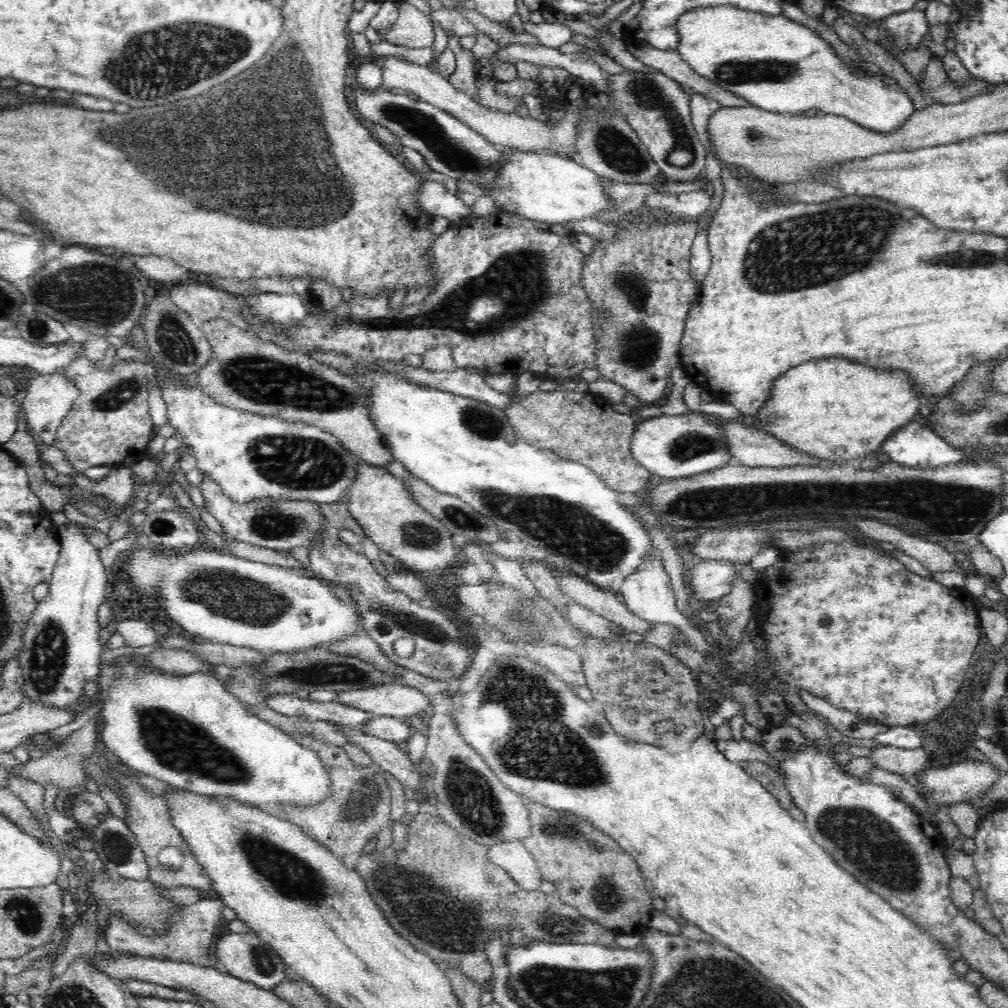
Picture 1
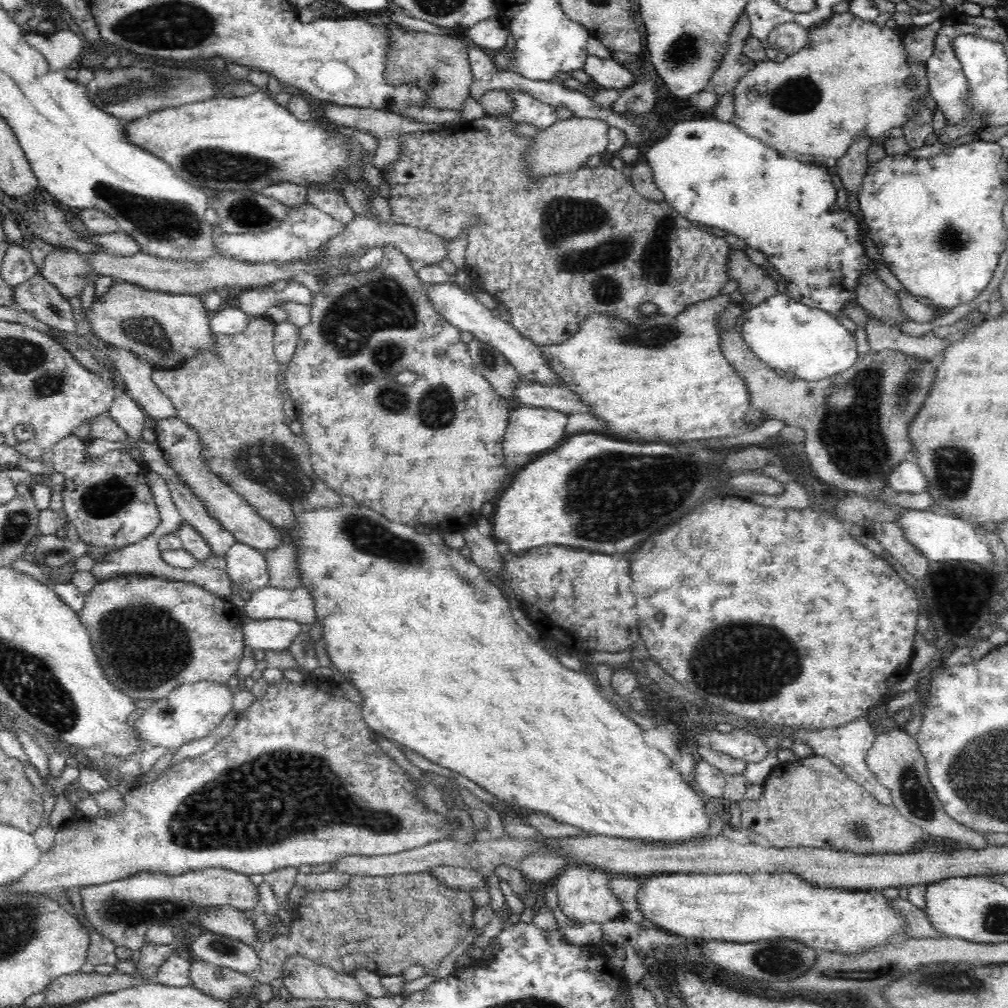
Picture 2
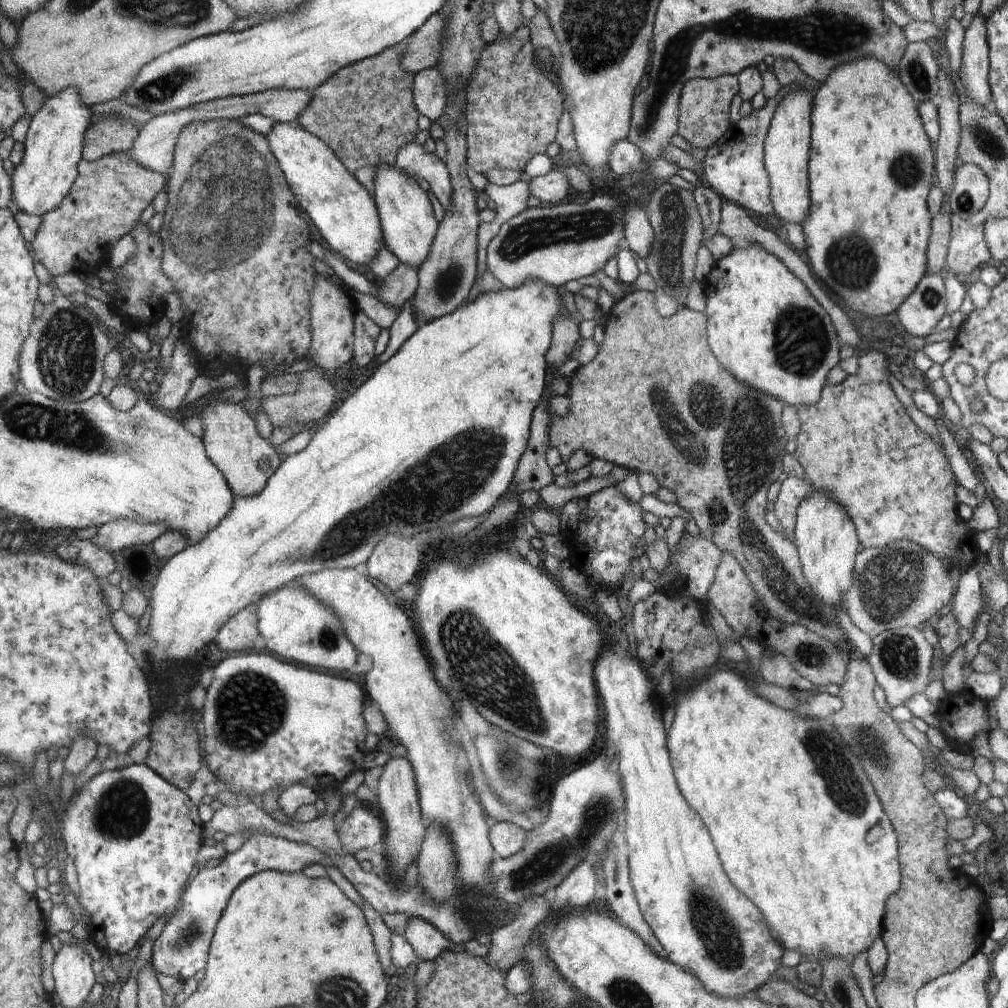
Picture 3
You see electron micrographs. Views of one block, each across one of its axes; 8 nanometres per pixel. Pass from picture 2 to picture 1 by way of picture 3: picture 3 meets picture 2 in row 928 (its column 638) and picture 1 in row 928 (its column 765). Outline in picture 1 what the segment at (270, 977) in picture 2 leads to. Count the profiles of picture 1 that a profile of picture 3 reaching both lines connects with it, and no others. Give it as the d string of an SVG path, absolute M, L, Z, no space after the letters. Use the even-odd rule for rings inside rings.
M421 814L415 815L414 821L410 825L410 829L407 832L407 843L396 851L392 844L384 850L374 850L367 855L362 855L354 868L358 871L358 874L364 879L366 883L366 888L372 895L374 902L382 910L382 914L388 918L390 926L394 928L402 938L405 938L412 946L415 946L417 950L424 952L436 965L440 966L444 971L443 966L455 966L459 972L465 974L468 978L471 978L476 984L481 985L493 978L493 968L491 963L488 961L485 949L486 944L490 942L492 934L497 934L497 938L500 938L502 934L506 934L508 930L514 930L514 928L520 928L523 934L523 941L525 943L530 943L536 940L543 940L544 942L552 942L554 944L562 943L576 943L576 944L591 944L591 945L602 945L602 946L615 946L615 938L617 933L610 930L609 927L602 926L590 918L586 918L584 915L580 914L573 906L564 904L556 892L551 894L545 894L544 892L538 890L524 890L502 867L495 865L488 859L488 847L483 844L477 843L471 838L466 838L461 834L458 834L450 826L446 825L443 820L437 815L432 816L432 814Z

